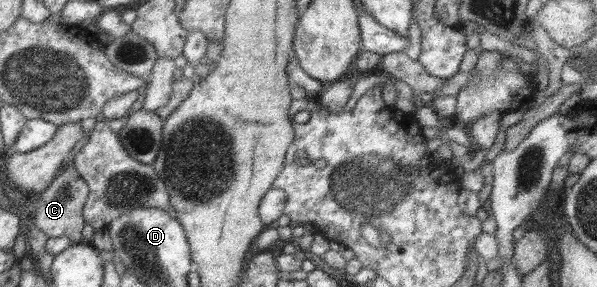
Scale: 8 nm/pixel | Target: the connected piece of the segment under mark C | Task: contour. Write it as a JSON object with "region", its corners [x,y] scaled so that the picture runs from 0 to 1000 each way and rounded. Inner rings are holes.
{"region":[[[116,575],[97,599],[69,676],[57,683],[60,693],[44,732],[54,742],[59,794],[77,815],[80,829],[107,822],[119,843],[119,854],[132,850],[132,840],[137,836],[136,798],[142,774],[137,725],[146,683],[147,652],[142,645],[142,631],[132,617],[126,582]]]}

